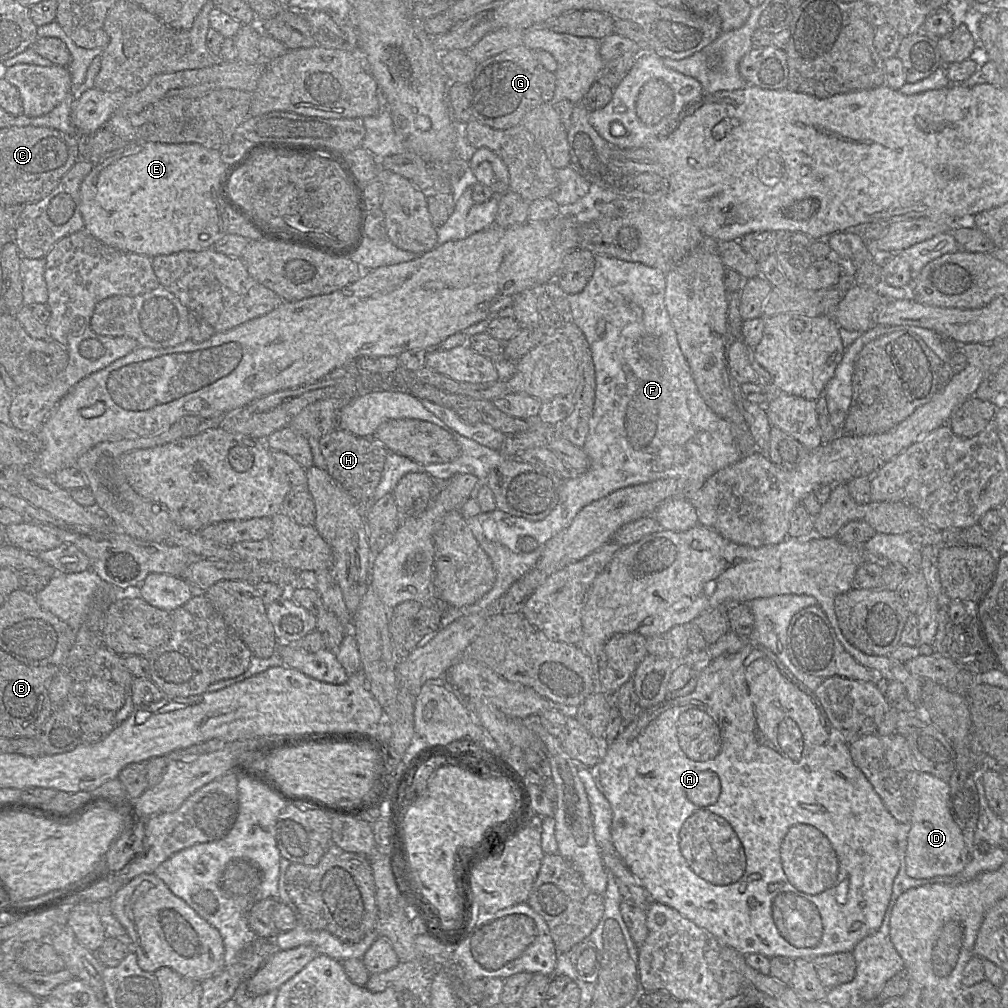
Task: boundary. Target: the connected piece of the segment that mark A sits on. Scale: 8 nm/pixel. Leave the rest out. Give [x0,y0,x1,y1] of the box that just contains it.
[593,641,900,960]

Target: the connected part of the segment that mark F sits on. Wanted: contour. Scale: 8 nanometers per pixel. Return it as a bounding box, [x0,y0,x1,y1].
[458,255,742,616]

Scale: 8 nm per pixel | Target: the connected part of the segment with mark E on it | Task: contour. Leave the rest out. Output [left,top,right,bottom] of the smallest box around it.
[80,142,227,258]

